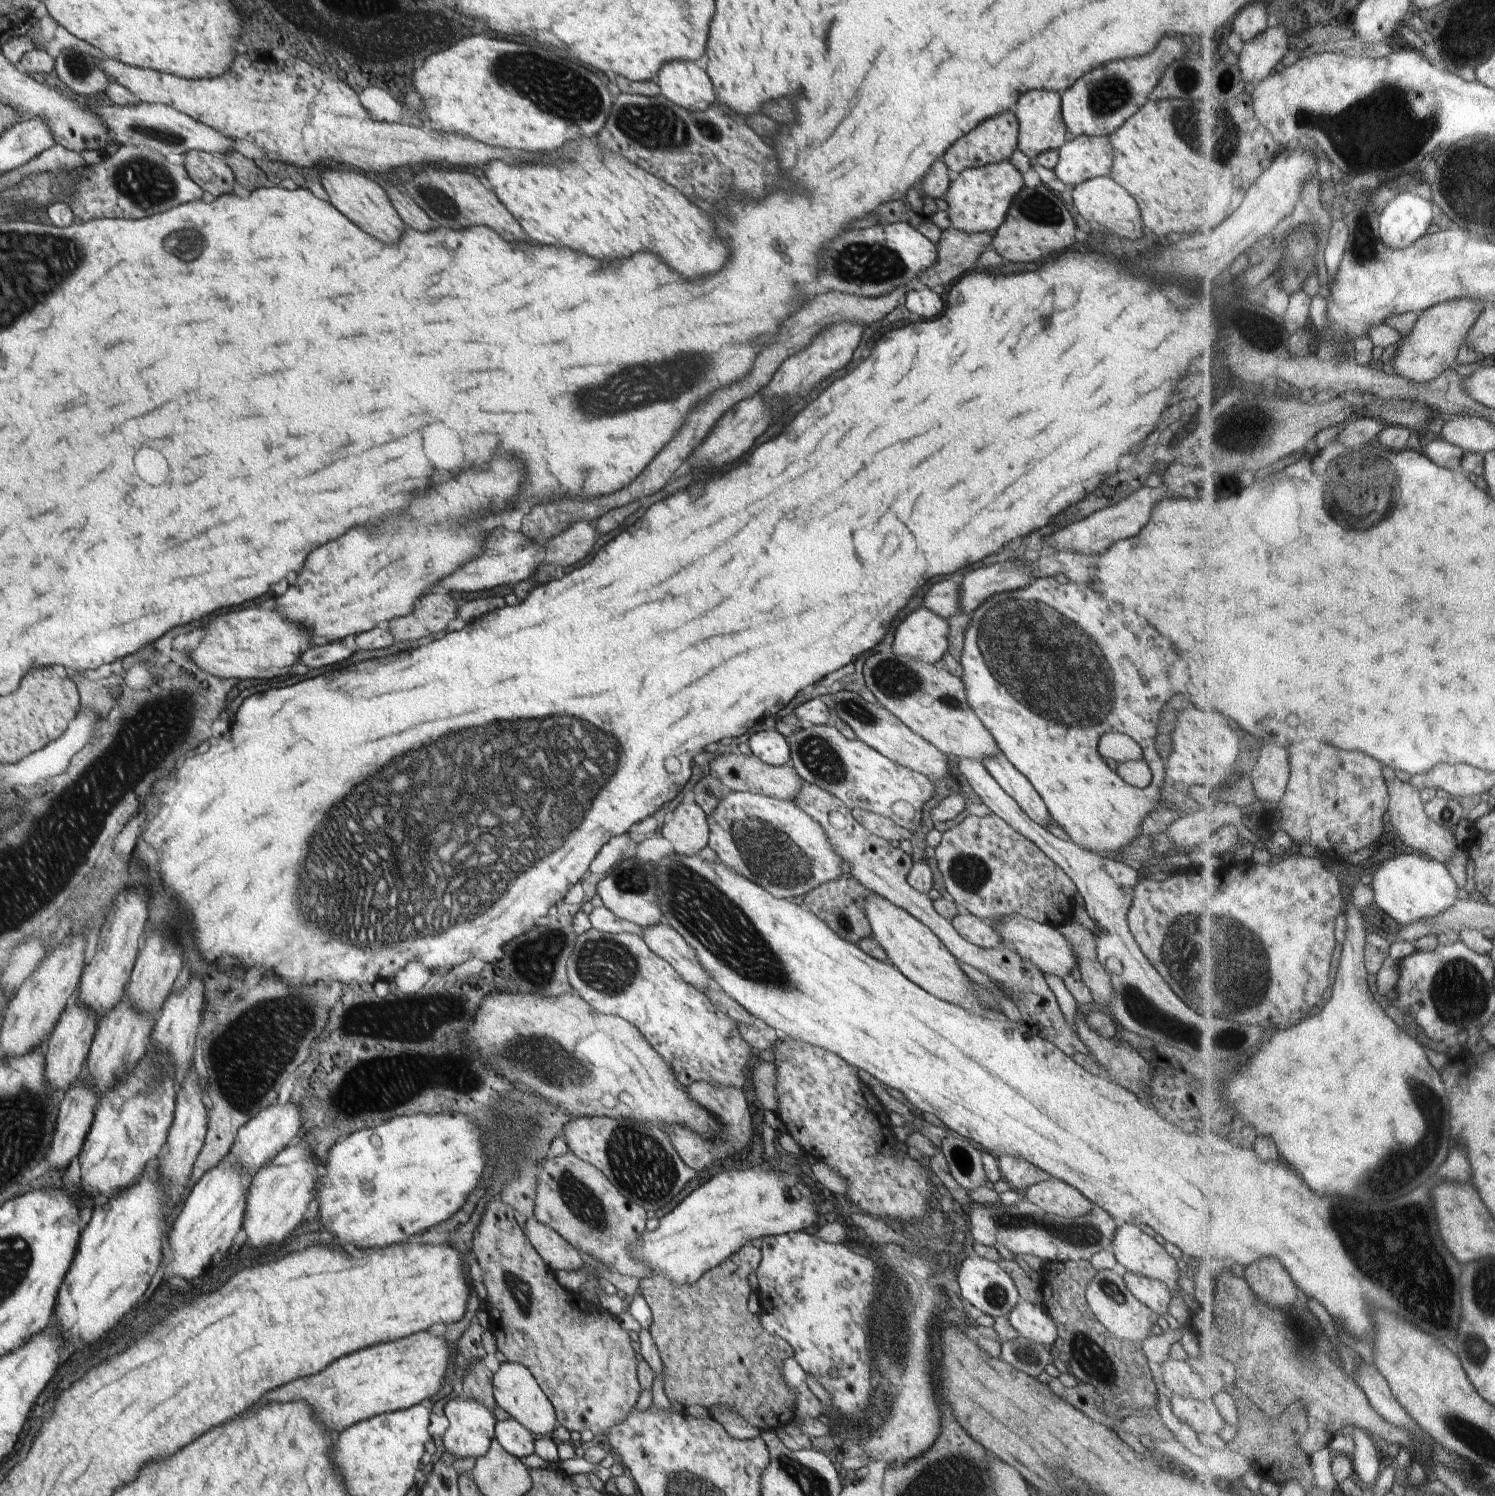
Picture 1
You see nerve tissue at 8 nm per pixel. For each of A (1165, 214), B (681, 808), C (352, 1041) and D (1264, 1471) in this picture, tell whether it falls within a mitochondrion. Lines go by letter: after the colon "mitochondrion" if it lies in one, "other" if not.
A: other
B: other
C: other
D: other

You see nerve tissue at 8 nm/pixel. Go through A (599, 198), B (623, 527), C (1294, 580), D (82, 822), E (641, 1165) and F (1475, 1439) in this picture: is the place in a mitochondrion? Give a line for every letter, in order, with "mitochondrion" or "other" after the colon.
A: other
B: other
C: other
D: mitochondrion
E: mitochondrion
F: mitochondrion

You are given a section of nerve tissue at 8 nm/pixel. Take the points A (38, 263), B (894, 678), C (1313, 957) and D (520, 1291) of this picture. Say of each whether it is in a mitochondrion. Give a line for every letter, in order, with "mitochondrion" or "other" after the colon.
A: mitochondrion
B: mitochondrion
C: other
D: mitochondrion

